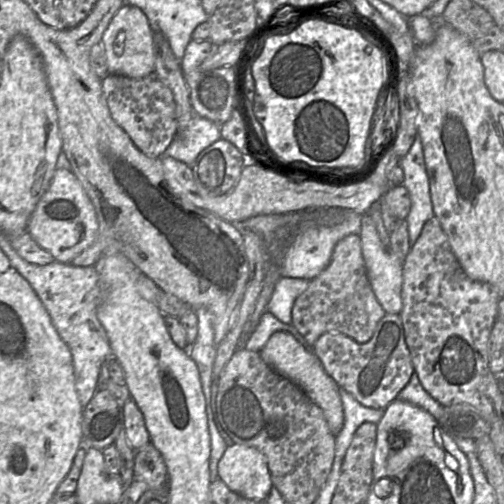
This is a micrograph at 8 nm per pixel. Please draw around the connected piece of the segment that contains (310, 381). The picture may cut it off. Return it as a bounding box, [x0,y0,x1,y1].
[258,331,344,436]

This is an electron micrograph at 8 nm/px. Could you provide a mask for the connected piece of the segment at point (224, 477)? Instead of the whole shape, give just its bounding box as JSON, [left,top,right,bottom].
[218,443,273,501]

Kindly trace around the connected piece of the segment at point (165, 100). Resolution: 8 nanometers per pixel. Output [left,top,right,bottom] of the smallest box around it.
[102,73,179,157]

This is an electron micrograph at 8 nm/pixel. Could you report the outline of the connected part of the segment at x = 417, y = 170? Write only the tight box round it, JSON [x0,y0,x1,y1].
[400,134,434,245]

